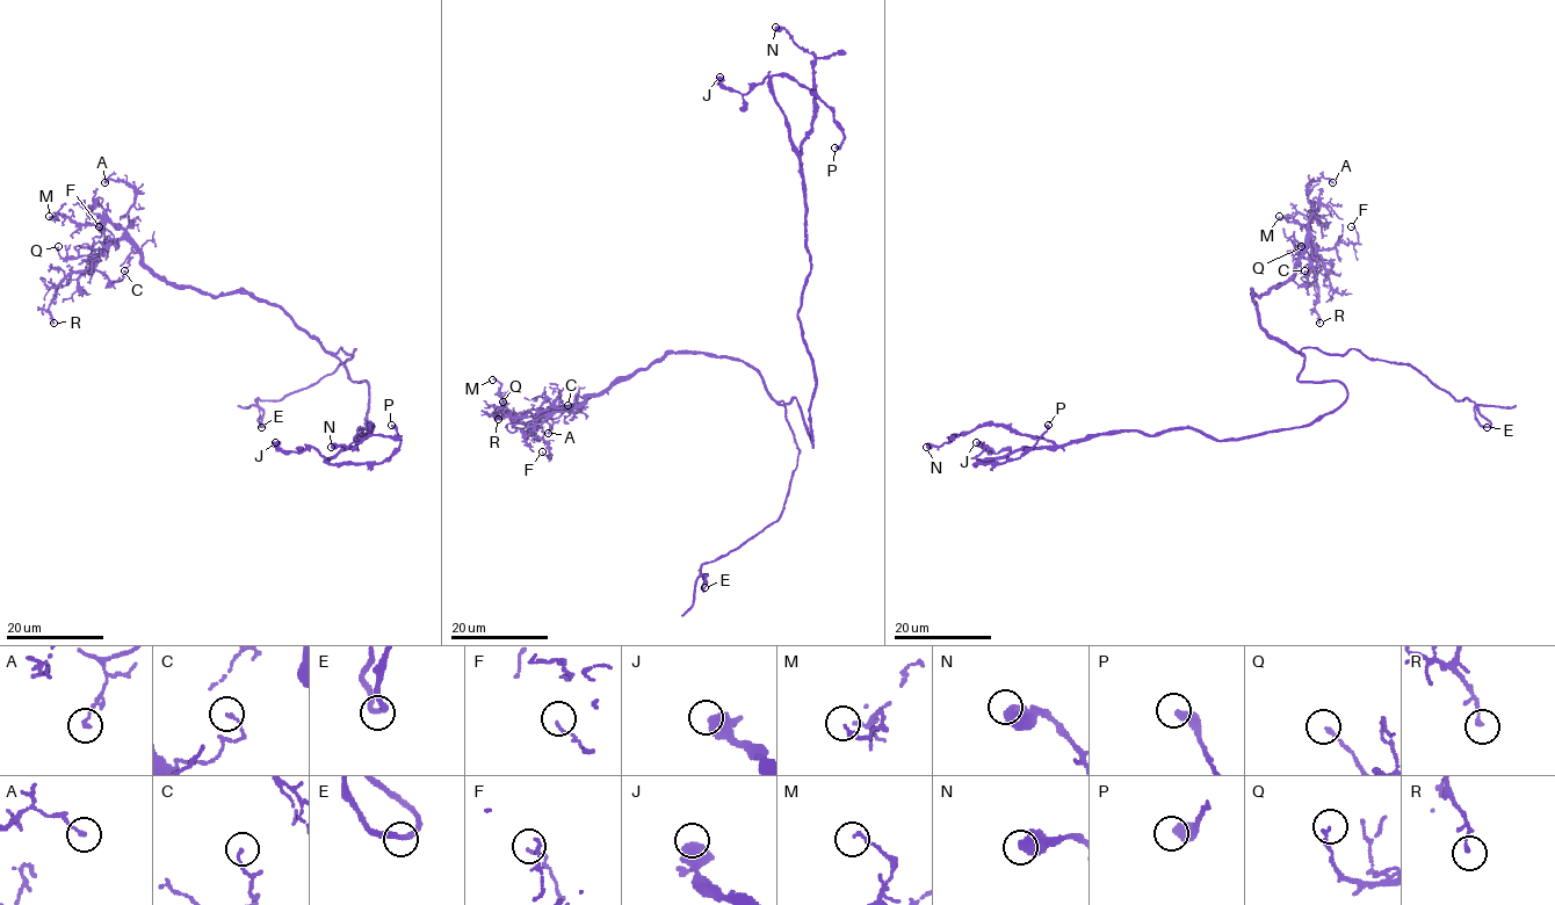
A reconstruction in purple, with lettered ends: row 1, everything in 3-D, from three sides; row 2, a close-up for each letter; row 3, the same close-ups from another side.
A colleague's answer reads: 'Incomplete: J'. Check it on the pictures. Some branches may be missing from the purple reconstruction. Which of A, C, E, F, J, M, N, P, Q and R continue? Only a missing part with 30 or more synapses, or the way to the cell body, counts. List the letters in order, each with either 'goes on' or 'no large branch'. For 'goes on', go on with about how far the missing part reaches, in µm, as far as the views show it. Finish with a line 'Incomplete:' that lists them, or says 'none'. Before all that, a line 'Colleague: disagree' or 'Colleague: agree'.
Colleague: disagree
A: no large branch
C: no large branch
E: no large branch
F: no large branch
J: no large branch
M: no large branch
N: no large branch
P: no large branch
Q: no large branch
R: no large branch
Incomplete: none

